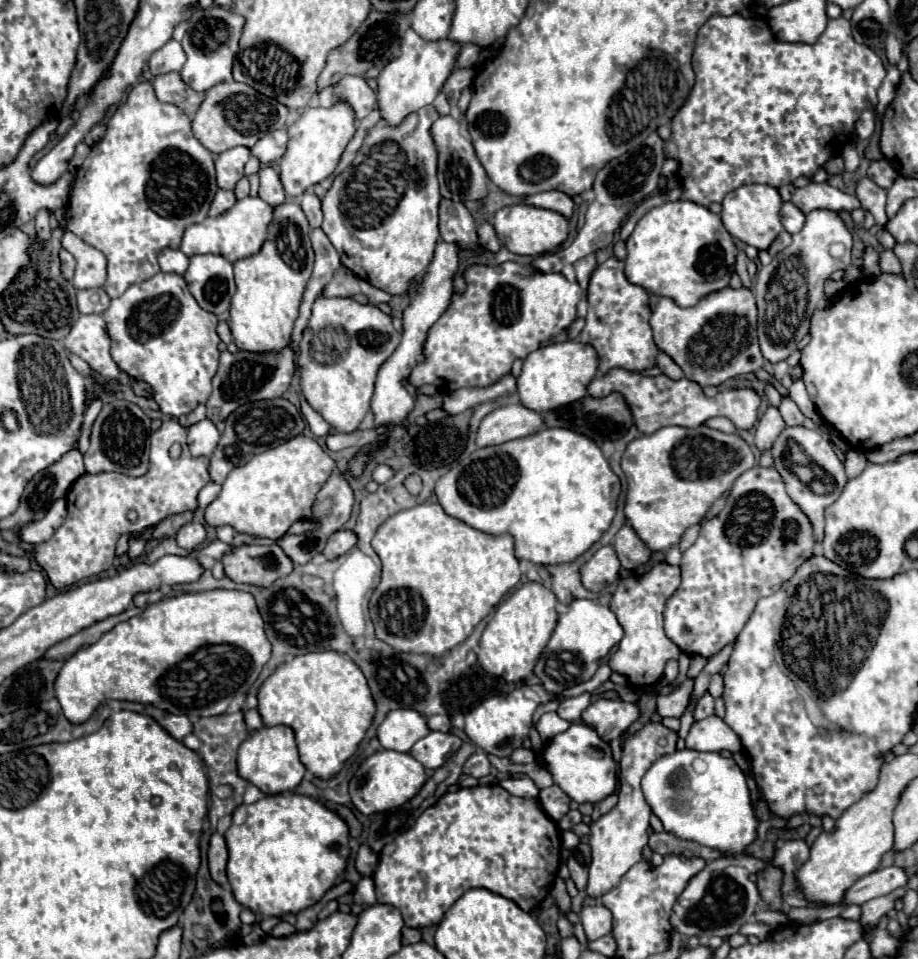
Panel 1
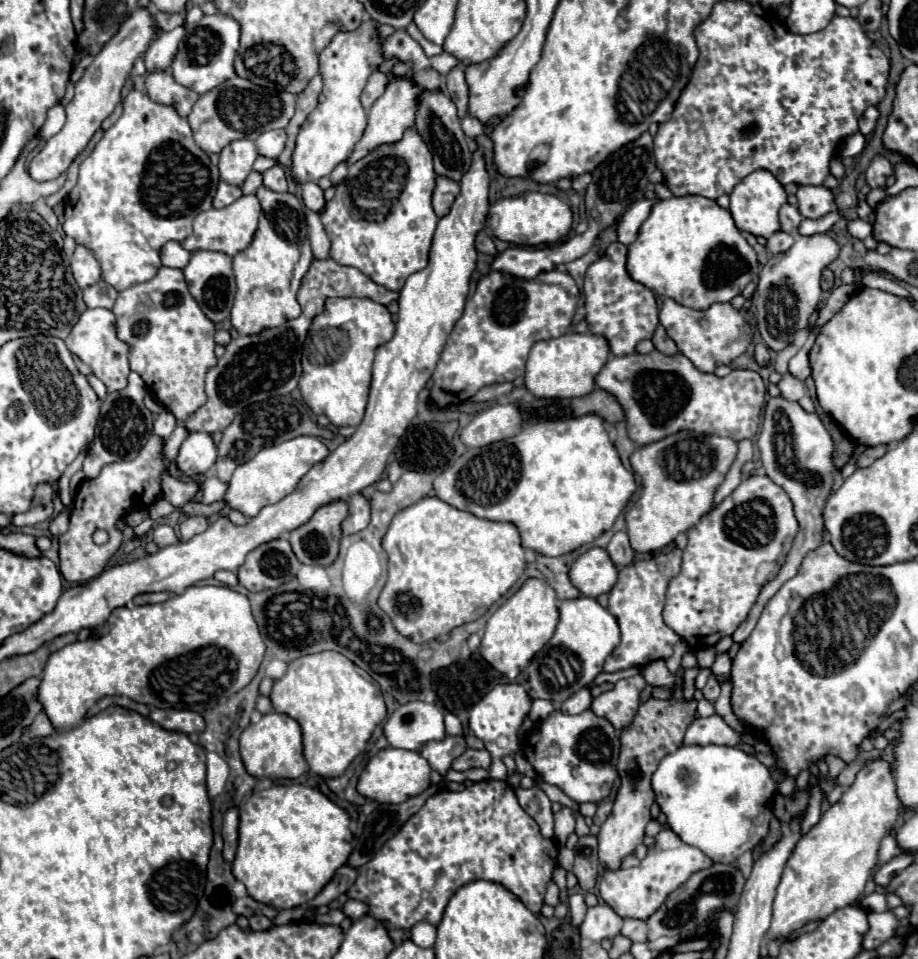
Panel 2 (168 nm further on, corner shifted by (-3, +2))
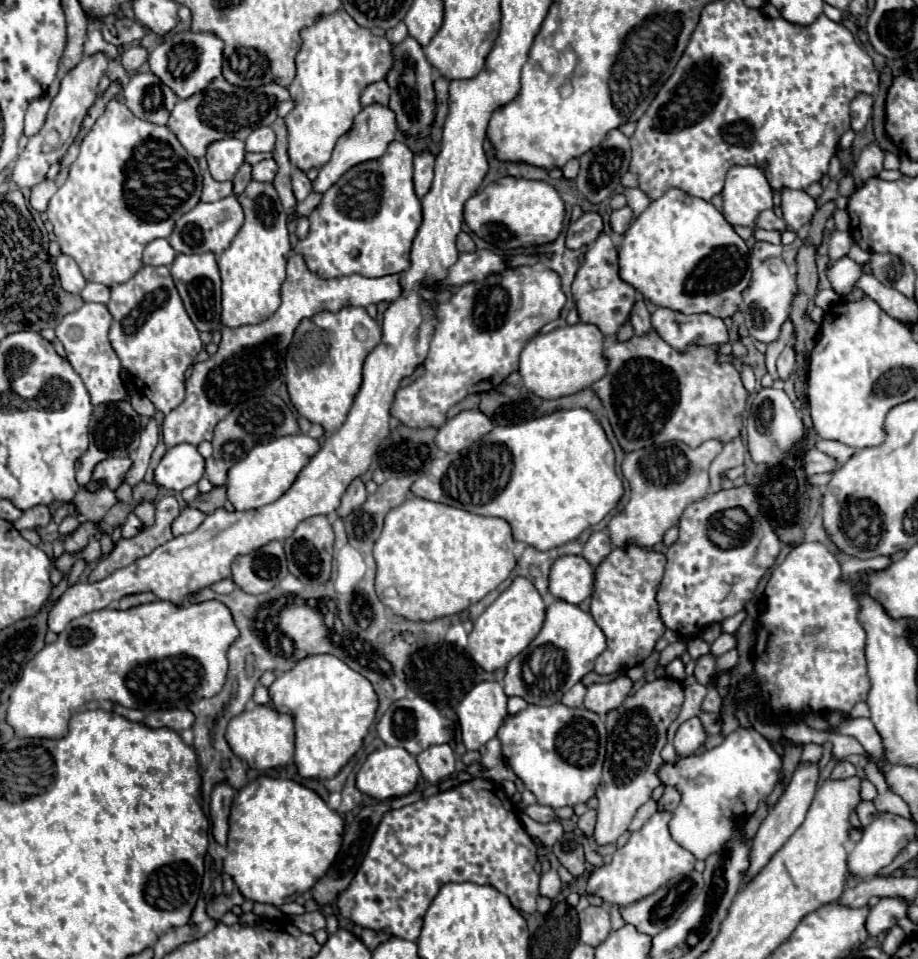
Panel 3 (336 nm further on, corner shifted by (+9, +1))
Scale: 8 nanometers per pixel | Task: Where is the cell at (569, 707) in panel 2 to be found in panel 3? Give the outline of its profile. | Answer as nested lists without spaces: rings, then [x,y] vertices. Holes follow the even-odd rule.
[[[576,683],[570,691],[564,693],[562,703],[568,705],[568,707],[580,707],[582,701],[584,701],[584,695],[586,695],[586,687],[584,687],[584,683]]]

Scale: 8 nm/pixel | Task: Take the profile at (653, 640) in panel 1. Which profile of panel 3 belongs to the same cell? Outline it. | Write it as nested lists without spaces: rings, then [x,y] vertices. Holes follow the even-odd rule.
[[[626,543],[624,547],[612,549],[612,553],[604,559],[604,563],[600,563],[594,569],[594,591],[590,597],[592,599],[590,613],[608,639],[606,651],[596,659],[596,665],[594,665],[594,671],[598,675],[612,675],[612,673],[628,671],[628,669],[640,665],[654,651],[656,641],[664,635],[666,627],[660,619],[658,601],[656,601],[656,593],[658,593],[660,581],[664,577],[664,567],[666,567],[666,557],[662,553],[646,549],[646,547],[638,547],[634,543]]]

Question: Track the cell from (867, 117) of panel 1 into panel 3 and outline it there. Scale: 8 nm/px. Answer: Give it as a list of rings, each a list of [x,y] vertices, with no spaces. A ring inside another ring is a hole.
[[[858,93],[850,101],[850,117],[852,117],[852,129],[860,131],[872,117],[872,97],[866,93]]]

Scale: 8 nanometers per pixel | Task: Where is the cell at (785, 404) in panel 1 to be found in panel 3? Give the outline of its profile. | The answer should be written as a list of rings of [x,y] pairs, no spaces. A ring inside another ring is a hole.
[[[788,345],[778,357],[778,375],[782,379],[788,379],[794,369],[796,369],[796,351],[792,345]]]

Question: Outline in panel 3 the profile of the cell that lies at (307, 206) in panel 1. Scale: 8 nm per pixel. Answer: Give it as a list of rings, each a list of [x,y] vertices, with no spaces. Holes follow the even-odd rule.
[[[296,169],[292,171],[292,189],[294,189],[294,195],[298,201],[304,201],[308,197],[308,193],[312,191],[312,183],[310,179],[306,177],[306,173],[302,169]]]

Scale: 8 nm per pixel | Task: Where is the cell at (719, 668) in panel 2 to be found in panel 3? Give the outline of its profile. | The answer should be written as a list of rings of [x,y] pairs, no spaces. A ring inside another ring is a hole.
[[[722,633],[714,643],[712,643],[712,649],[710,653],[712,655],[724,655],[726,651],[734,649],[736,647],[736,633]]]

